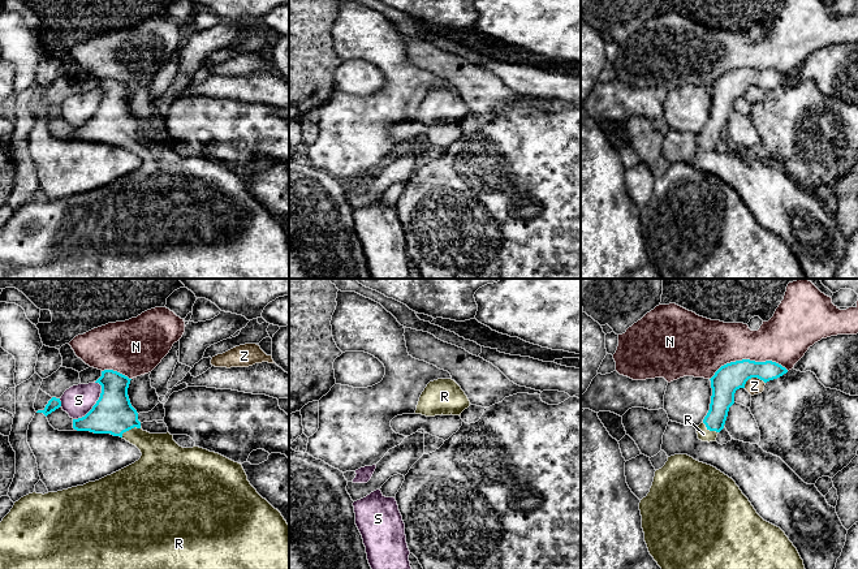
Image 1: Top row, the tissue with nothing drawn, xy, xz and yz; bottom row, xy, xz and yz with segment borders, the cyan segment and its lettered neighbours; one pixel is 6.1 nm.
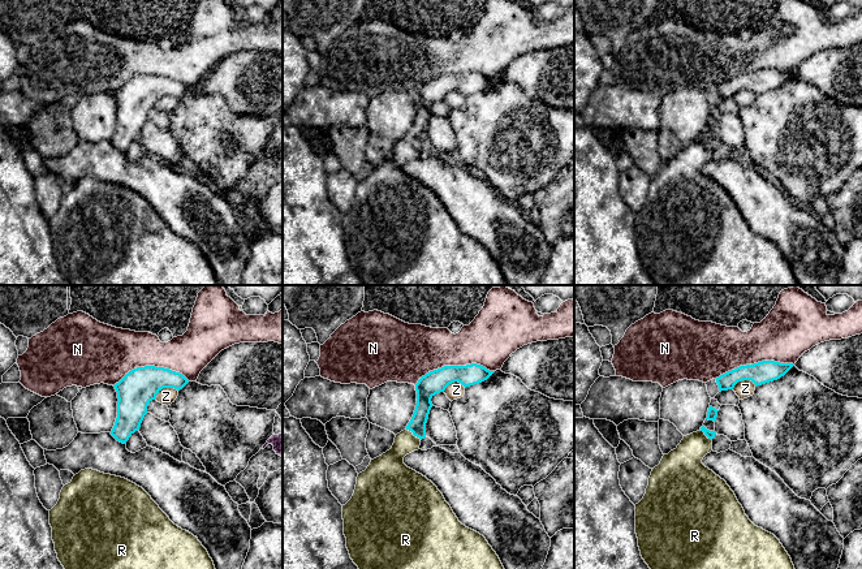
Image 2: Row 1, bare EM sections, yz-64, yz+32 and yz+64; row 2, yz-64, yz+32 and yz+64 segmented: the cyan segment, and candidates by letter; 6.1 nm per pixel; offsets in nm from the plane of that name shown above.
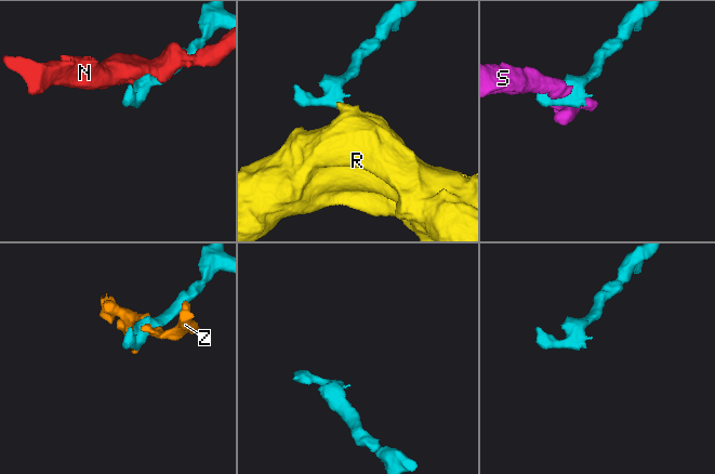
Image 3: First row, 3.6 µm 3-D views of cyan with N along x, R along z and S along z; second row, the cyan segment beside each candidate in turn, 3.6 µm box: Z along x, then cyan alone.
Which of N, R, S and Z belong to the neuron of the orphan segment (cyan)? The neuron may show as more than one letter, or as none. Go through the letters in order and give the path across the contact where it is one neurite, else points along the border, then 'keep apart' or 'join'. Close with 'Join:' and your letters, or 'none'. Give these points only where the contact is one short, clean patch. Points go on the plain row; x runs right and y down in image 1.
N: keep apart
R: way xy (113, 123), (130, 137), (160, 164); join
S: keep apart
Z: keep apart
Join: R

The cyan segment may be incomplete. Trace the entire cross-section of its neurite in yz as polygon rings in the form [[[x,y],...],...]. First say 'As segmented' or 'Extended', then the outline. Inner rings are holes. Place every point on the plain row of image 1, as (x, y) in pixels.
Extended. [[[742,68],[721,74],[710,87],[711,112],[703,130],[697,134],[698,147],[708,151],[716,150],[717,142],[724,137],[729,116],[734,112],[736,99],[745,96],[749,87],[758,86],[767,91],[786,81],[785,76],[772,69]]]

